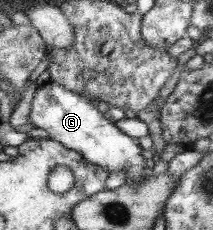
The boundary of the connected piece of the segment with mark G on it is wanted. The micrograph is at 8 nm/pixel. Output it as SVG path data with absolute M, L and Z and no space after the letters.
M48 81L37 87L30 102L28 124L48 132L48 139L56 140L81 153L92 164L108 168L111 173L124 169L128 172L126 184L135 184L147 176L148 168L140 148L134 144L134 138L128 136L106 114L100 112L97 102L92 103L86 97L75 93L64 85Z

